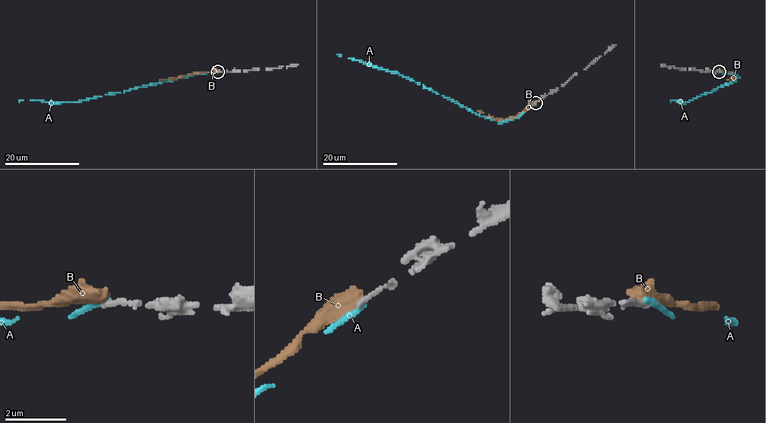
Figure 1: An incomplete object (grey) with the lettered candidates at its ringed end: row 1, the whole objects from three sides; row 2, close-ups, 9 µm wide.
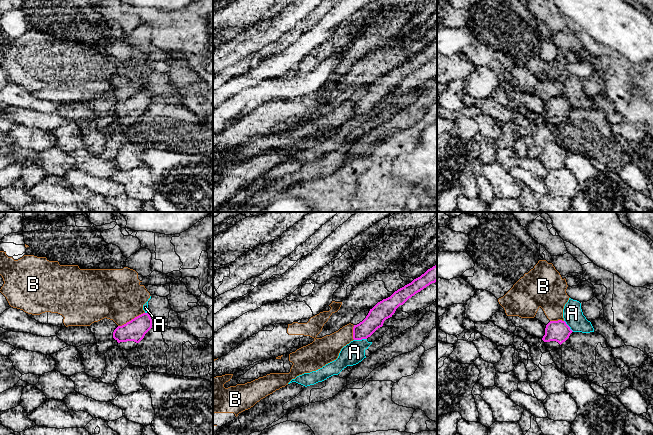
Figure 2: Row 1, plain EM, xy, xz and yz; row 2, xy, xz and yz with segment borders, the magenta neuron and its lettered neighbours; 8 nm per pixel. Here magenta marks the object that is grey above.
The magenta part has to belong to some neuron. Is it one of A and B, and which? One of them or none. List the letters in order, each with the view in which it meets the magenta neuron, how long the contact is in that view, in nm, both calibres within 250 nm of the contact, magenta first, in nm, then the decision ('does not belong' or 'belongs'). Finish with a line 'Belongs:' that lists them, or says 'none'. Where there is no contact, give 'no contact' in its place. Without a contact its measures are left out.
A: xz | 110 nm | 150/170 nm | does not belong
B: xy | 240 nm | 170/420 nm | does not belong
Belongs: none

